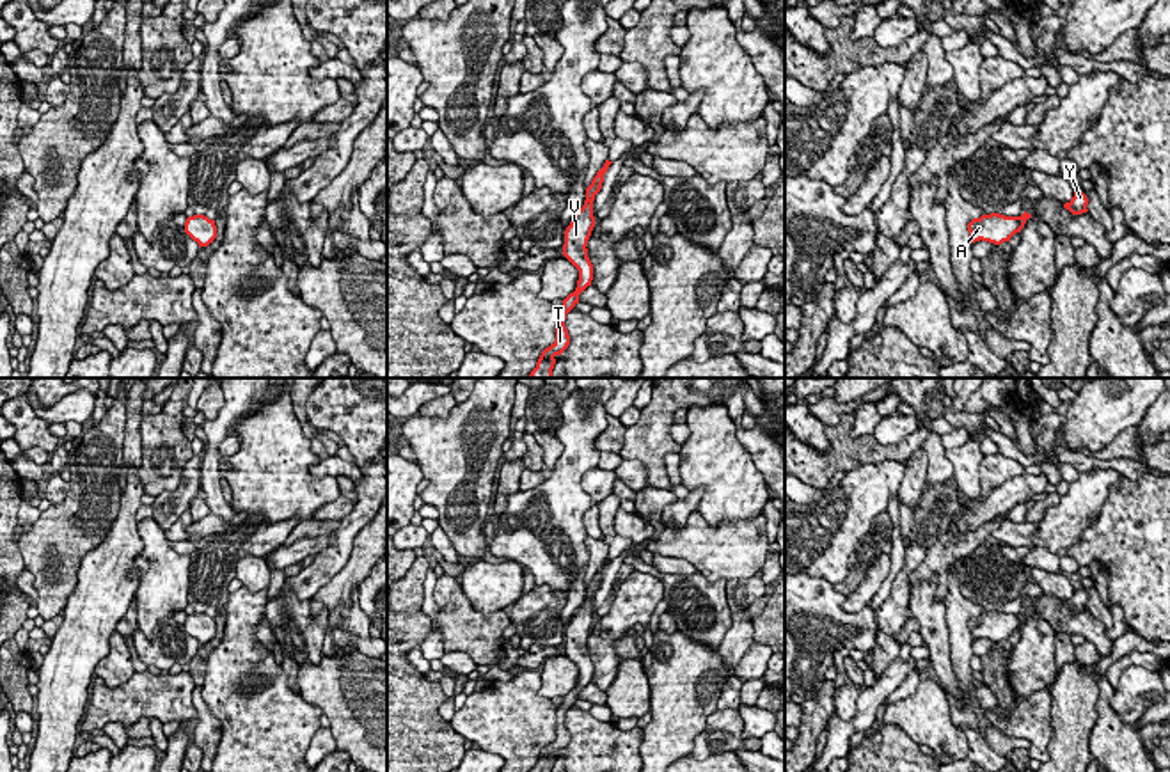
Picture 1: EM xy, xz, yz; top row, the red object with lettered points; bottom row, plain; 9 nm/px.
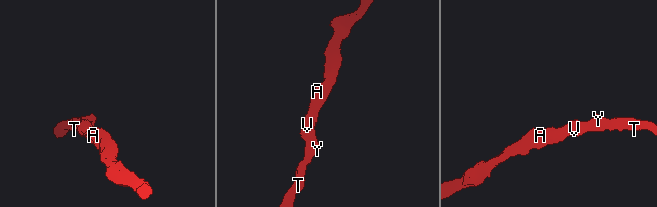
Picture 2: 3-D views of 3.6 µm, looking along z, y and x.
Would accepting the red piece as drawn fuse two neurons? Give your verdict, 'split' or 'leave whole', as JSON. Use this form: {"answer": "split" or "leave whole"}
{"answer": "leave whole"}

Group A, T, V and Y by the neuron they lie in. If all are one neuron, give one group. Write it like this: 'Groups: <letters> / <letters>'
Groups: A T V Y

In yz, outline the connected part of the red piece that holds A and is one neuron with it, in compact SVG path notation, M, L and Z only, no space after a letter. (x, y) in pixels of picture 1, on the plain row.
M1026 609L1021 614L1005 614L1000 611L991 611L982 612L980 616L973 616L968 621L971 641L980 637L994 642L1010 639L1016 630L1021 630L1028 616L1032 616L1032 612Z

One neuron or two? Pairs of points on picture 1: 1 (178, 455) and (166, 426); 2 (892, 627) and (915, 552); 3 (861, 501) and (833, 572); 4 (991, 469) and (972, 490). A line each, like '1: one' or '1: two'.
1: one
2: one
3: one
4: two

